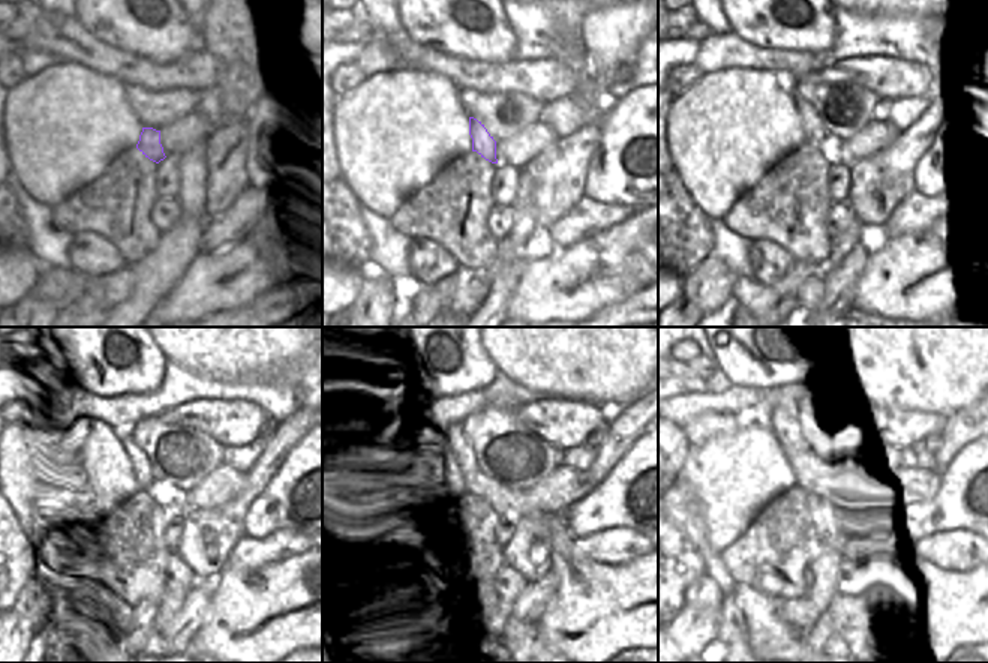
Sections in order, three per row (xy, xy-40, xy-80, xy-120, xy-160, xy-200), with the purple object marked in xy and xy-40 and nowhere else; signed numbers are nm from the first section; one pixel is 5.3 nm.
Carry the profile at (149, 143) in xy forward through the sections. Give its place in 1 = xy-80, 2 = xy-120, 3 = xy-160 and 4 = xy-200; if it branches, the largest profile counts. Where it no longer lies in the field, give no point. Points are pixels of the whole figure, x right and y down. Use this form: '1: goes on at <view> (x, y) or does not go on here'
1: goes on at xy-80 (814, 134)
2: goes on at xy-120 (143, 477)
3: goes on at xy-160 (453, 429)
4: goes on at xy-200 (784, 420)

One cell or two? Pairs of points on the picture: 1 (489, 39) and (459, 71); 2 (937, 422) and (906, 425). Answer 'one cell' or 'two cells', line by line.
1: two cells
2: one cell

